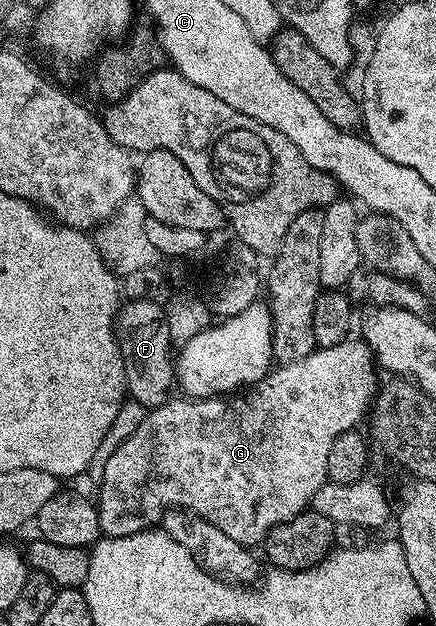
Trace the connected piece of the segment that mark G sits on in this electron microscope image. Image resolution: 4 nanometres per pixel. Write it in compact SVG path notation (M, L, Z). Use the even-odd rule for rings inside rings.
M350 337L344 343L334 347L317 347L311 354L299 361L270 370L269 374L264 375L248 394L237 393L232 397L215 399L173 397L163 405L146 410L143 421L137 426L135 433L131 433L131 437L127 437L127 441L123 441L123 445L119 449L115 449L115 453L111 453L109 460L100 468L101 501L99 500L97 511L102 532L109 537L123 537L131 533L148 531L154 525L162 522L166 511L184 509L211 521L211 525L217 525L219 529L223 529L223 533L227 533L227 537L239 541L239 545L253 549L256 548L256 543L257 546L264 544L266 533L275 529L275 525L283 525L283 521L291 521L291 517L295 517L310 506L315 493L319 493L321 486L328 480L327 453L331 453L331 445L334 443L335 437L339 437L339 433L354 430L358 426L357 422L364 413L366 416L374 402L379 390L378 368L375 366L373 351L369 348L368 343L356 338Z

